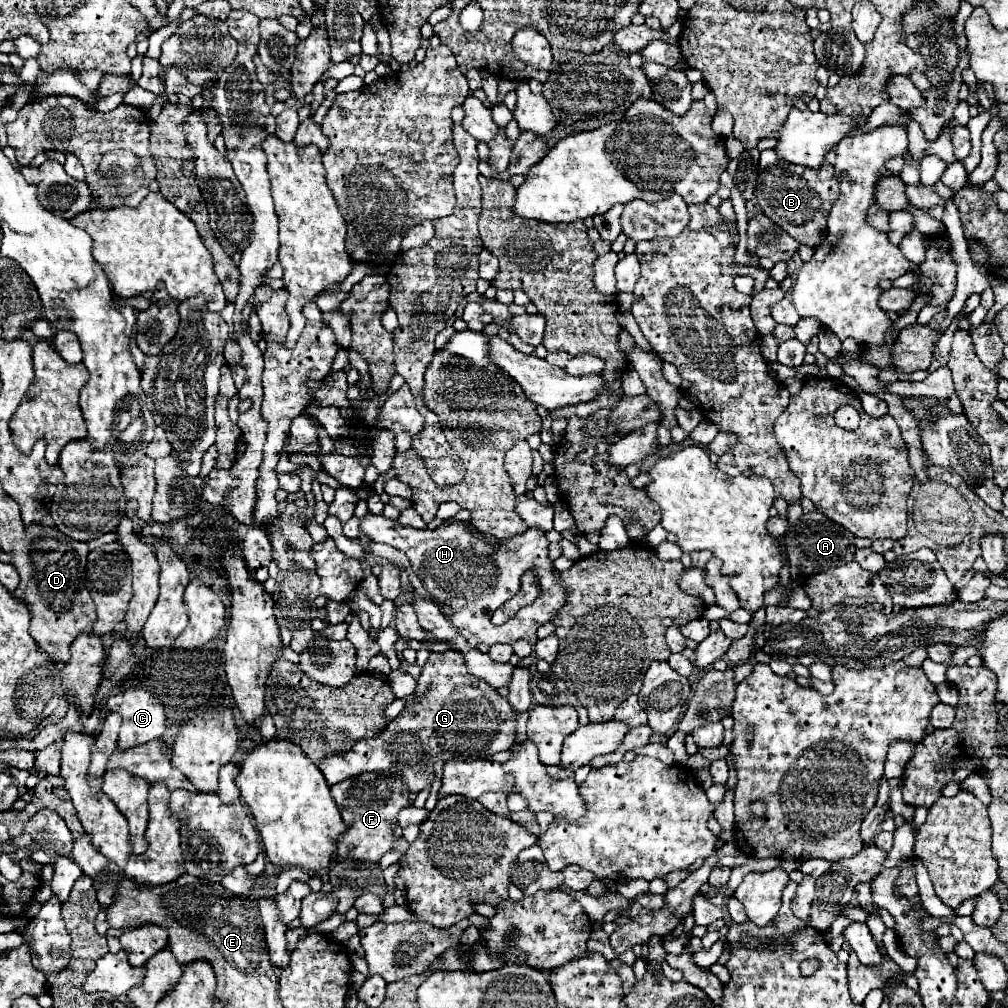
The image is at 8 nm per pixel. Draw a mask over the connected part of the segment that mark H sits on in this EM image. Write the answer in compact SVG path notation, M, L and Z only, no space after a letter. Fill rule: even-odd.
M368 511L360 519L360 531L376 543L392 545L408 555L414 573L420 577L428 593L442 605L448 605L442 607L442 613L446 613L454 627L458 627L460 635L470 643L470 647L476 647L478 643L484 643L488 647L496 643L514 645L518 639L536 643L538 627L550 621L566 599L566 589L562 587L562 581L556 583L552 579L554 565L548 559L548 541L544 537L544 531L538 529L528 529L526 535L518 535L518 539L502 539L502 545L494 547L490 541L474 539L470 535L470 529L462 523L450 523L436 529L420 531L412 527L402 527L398 521ZM526 571L538 577L540 593L536 601L520 609L504 625L492 625L492 613L522 589L520 583Z

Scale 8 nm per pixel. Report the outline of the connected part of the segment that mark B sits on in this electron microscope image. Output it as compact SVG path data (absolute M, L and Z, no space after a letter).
M762 151L758 187L754 197L764 215L780 225L788 235L808 247L818 247L818 243L824 239L828 211L838 197L834 167L830 163L824 163L820 169L806 169L802 165L792 165L778 159L774 151Z

